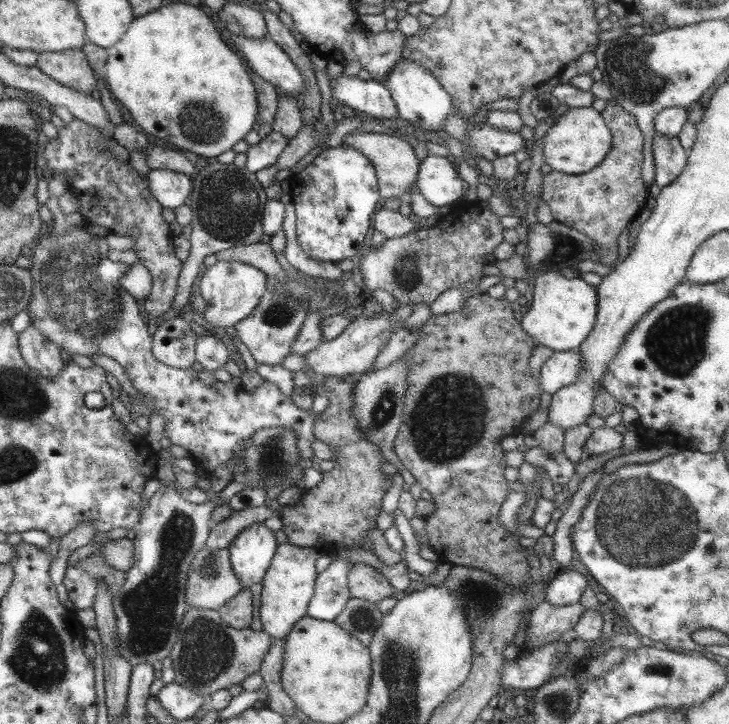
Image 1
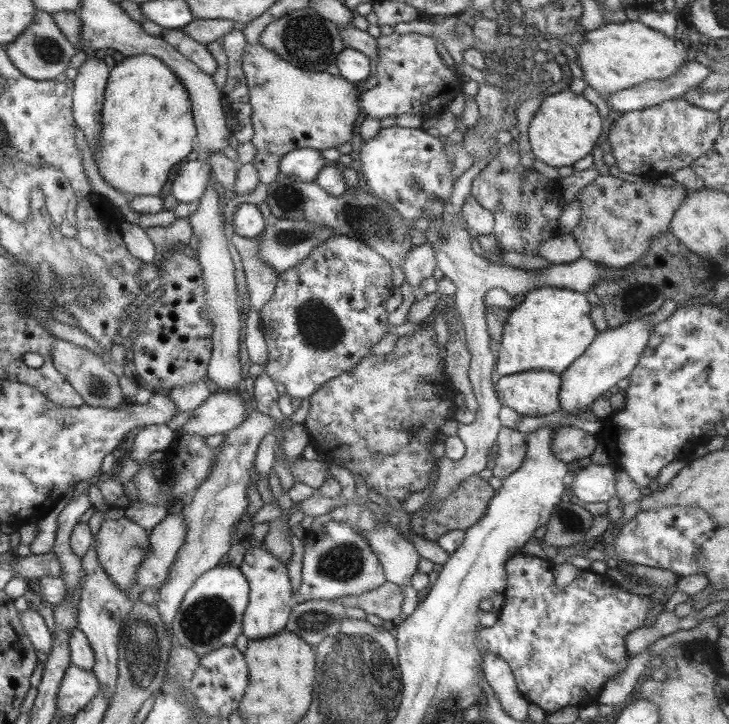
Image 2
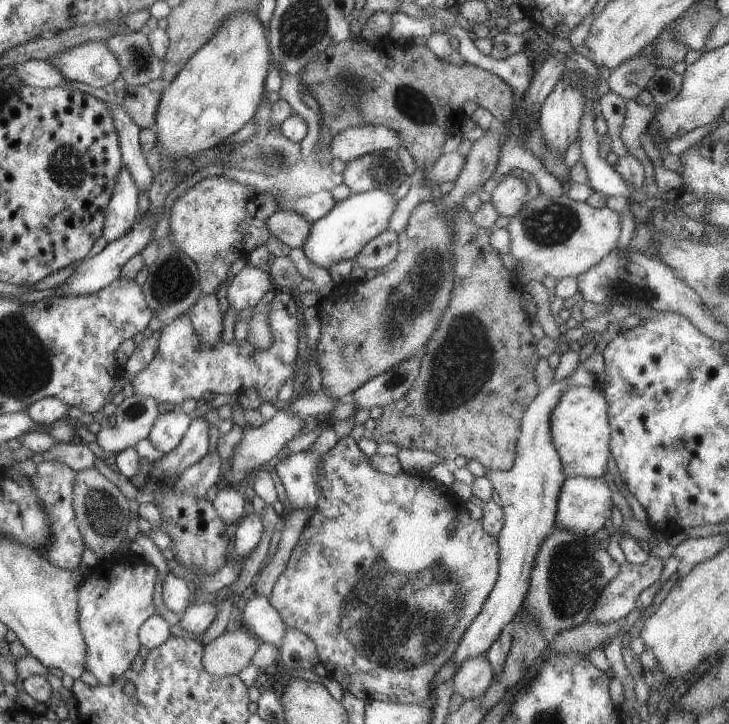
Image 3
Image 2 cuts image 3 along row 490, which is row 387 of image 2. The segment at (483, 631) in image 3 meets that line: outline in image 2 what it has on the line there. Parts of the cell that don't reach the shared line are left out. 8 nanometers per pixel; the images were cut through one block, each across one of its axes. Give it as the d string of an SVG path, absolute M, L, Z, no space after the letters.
M529 370L500 376L495 391L502 406L526 417L558 411L560 375L547 370Z

